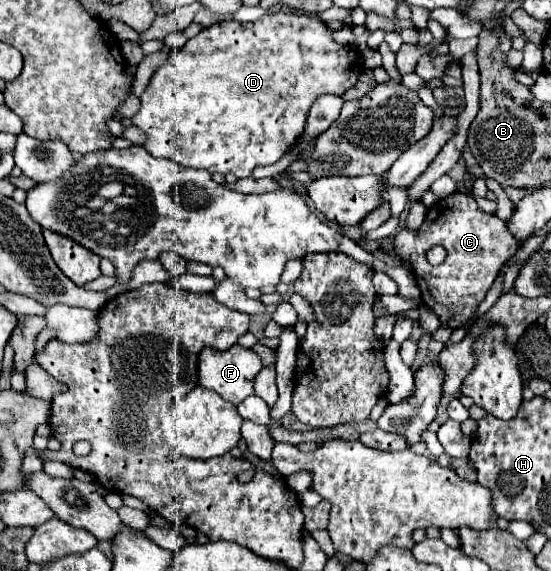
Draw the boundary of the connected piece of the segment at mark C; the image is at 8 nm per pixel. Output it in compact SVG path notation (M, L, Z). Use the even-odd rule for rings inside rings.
M453 192L451 196L437 200L437 206L427 210L421 228L403 228L393 240L393 252L399 260L409 264L409 270L421 288L423 304L439 316L443 328L463 328L465 332L471 332L477 324L477 306L485 300L501 266L515 258L517 250L519 242L509 234L507 224L495 214L483 212L475 198L463 192ZM437 244L447 250L447 258L435 268L429 264L427 252Z

